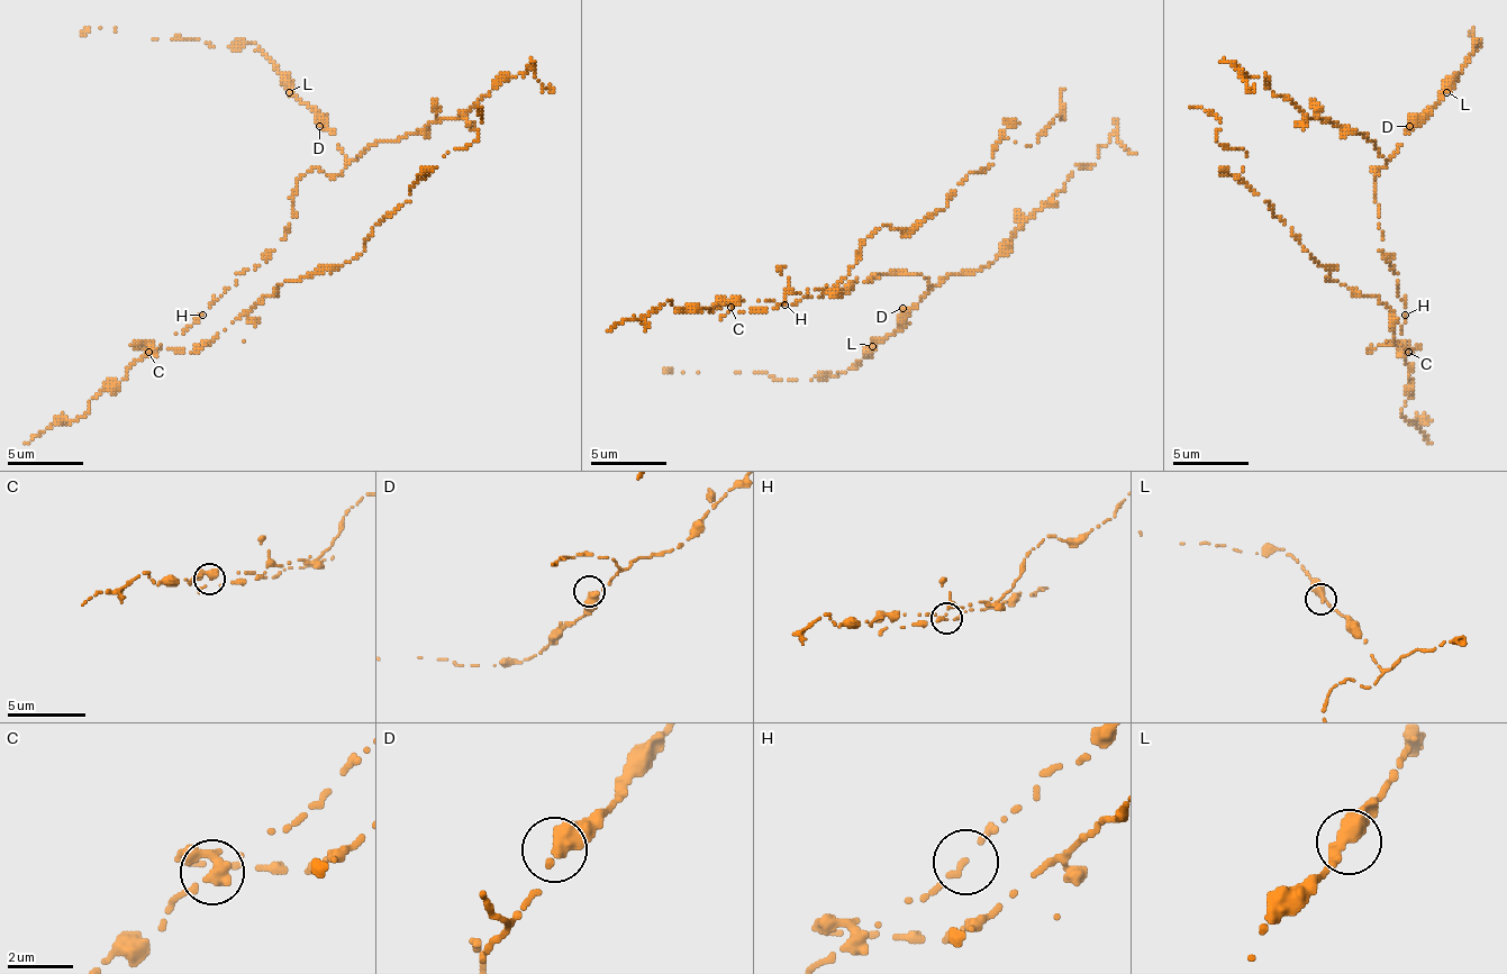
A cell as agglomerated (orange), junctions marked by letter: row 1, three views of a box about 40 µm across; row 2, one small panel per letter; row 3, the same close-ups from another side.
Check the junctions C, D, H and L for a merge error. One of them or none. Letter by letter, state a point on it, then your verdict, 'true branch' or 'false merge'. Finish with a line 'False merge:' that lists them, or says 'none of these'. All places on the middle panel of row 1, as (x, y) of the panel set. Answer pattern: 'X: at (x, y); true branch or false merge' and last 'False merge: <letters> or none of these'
C: at (731, 307); false merge
D: at (902, 308); true branch
H: at (784, 305); true branch
L: at (872, 346); true branch
False merge: C

